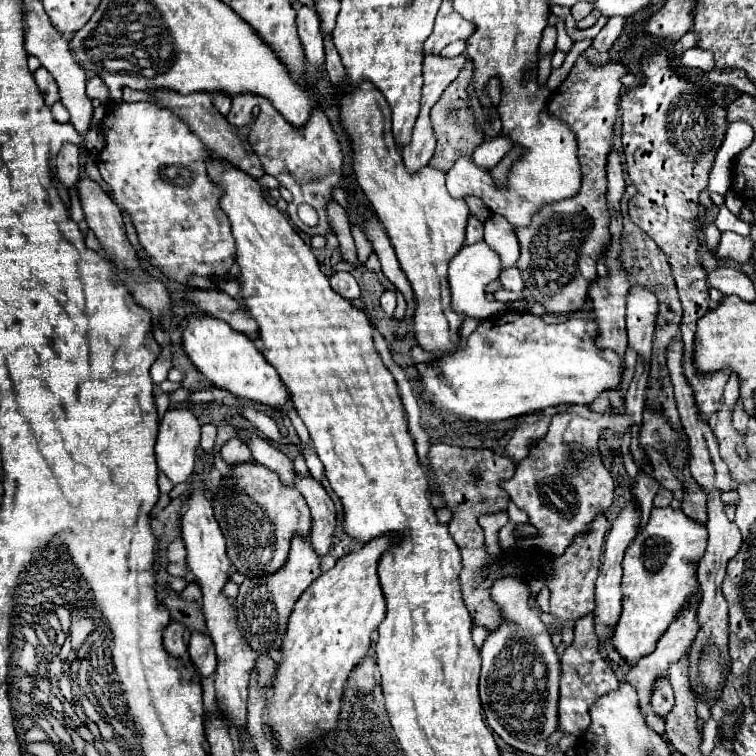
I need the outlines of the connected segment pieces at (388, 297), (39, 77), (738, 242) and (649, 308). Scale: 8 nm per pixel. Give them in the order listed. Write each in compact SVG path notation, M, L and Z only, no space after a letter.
M385 290L383 296L381 296L381 308L383 308L383 312L385 312L389 318L393 318L395 306L397 306L397 302L395 302L395 292L393 292L393 290Z
M41 66L33 76L35 76L35 82L37 82L37 86L39 86L41 96L45 98L45 104L47 104L47 106L53 106L53 104L59 100L59 88L57 88L55 78L53 78L43 66Z
M723 232L713 254L717 258L733 260L735 264L741 266L751 258L751 252L753 252L753 240L751 238L743 238L735 232Z
M633 286L627 296L627 342L643 362L651 358L653 324L657 316L655 296L641 286Z

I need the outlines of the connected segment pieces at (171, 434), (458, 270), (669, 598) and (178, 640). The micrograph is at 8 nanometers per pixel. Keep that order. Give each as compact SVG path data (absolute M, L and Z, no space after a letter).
M173 408L165 412L159 424L155 456L159 470L173 484L181 484L193 474L199 434L201 426L189 410Z
M485 242L463 246L451 258L451 262L449 262L449 274L447 274L447 278L449 278L449 290L451 290L451 308L453 308L453 312L457 312L461 316L471 316L471 318L487 320L489 316L495 316L495 314L507 310L507 304L489 302L485 298L485 286L489 282L493 282L499 274L501 274L499 256Z
M653 508L647 526L629 544L623 558L623 580L621 580L623 612L613 632L613 646L629 666L637 664L643 656L653 652L661 632L665 632L665 628L687 608L685 600L689 600L699 590L697 566L705 554L705 548L707 548L707 528L701 522L685 516L681 510L671 508Z
M167 624L163 630L163 648L165 652L169 652L169 656L183 656L187 652L187 644L185 644L185 628L183 624Z

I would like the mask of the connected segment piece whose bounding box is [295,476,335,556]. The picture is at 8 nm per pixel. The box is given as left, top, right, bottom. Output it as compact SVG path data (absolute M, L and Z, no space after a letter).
M297 476L295 488L303 494L303 498L307 500L307 506L311 510L311 520L313 520L313 528L311 528L311 534L309 534L311 548L319 556L325 556L325 554L329 554L333 534L335 534L333 500L325 492L325 488L319 482L315 482L313 478Z

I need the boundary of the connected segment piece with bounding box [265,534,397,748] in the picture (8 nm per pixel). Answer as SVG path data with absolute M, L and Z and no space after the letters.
M395 534L387 536L377 536L369 542L365 542L357 552L349 552L347 556L339 558L337 564L321 574L297 600L287 634L283 638L283 662L277 666L277 674L273 678L273 688L275 694L267 704L267 724L273 724L273 732L277 732L277 740L291 748L295 742L309 744L309 740L317 740L319 732L333 730L337 724L339 716L339 706L341 706L341 694L345 690L345 682L349 678L349 672L359 664L359 660L367 654L369 644L371 644L371 634L377 630L379 622L386 616L386 600L382 592L379 578L377 578L377 562L379 556L385 554L393 540Z

